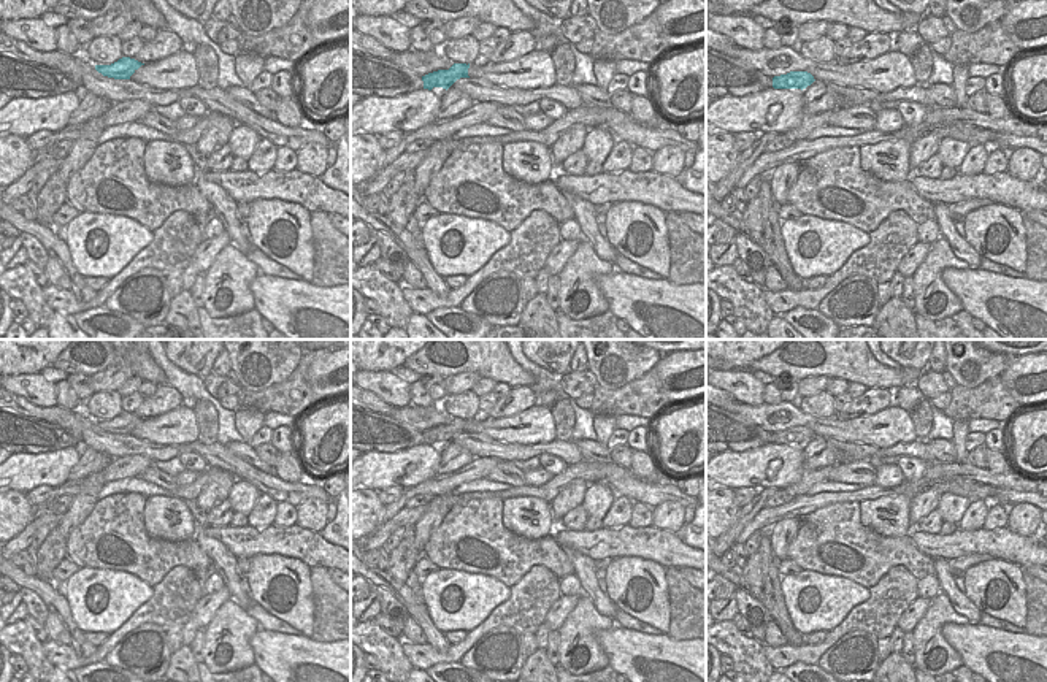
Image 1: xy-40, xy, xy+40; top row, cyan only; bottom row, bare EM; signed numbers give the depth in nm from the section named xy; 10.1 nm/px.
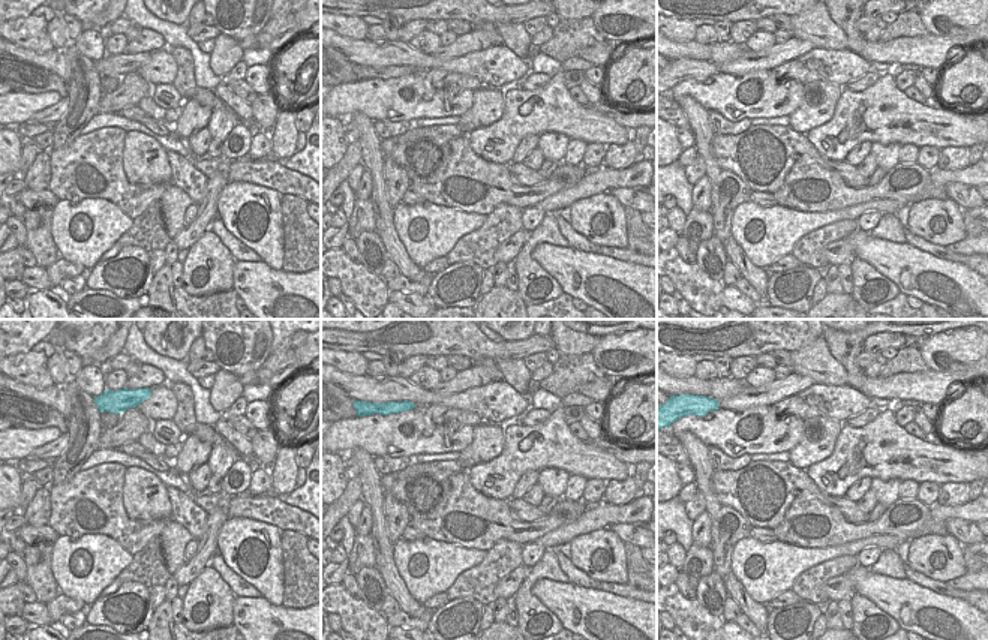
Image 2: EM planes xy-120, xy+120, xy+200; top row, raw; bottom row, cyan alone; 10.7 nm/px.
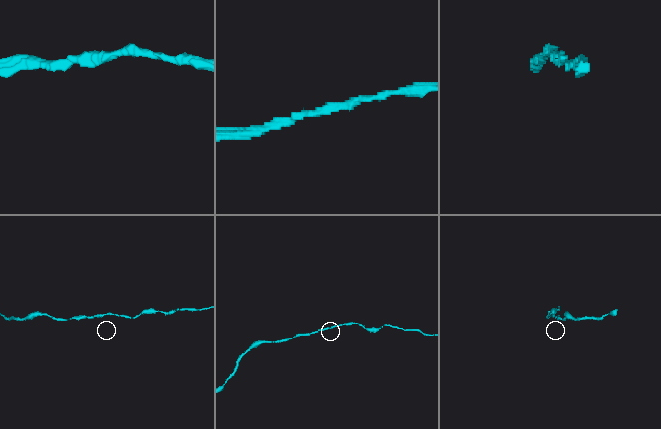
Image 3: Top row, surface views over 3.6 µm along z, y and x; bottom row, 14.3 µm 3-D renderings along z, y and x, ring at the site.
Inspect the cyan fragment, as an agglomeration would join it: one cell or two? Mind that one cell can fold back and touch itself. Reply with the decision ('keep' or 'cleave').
keep

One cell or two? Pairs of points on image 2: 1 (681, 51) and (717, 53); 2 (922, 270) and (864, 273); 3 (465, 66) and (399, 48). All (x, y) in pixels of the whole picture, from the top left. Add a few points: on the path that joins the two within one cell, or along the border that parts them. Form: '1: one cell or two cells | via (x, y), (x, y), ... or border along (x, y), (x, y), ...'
1: one cell | via (690, 51), (708, 51)
2: two cells | border along (853, 255), (871, 264), (900, 291)
3: one cell | via (449, 65), (416, 59)

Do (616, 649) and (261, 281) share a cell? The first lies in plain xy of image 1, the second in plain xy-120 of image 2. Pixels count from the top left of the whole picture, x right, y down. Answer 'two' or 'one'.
one

